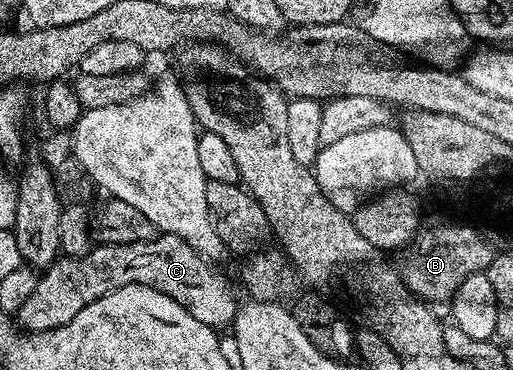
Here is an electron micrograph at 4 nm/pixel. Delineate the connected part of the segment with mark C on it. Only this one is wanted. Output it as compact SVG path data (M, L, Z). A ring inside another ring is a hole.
M161 233L149 240L148 243L124 243L124 244L101 244L93 247L86 255L80 259L62 256L55 260L50 267L43 271L37 279L37 284L28 300L22 304L16 313L17 323L27 331L43 332L44 330L55 329L56 326L67 325L68 322L76 318L85 306L92 302L106 297L114 290L123 286L142 285L151 286L154 290L166 294L174 302L180 303L194 318L199 319L213 328L233 325L234 316L240 307L239 301L234 301L234 292L230 289L230 284L225 276L218 272L211 261L199 254L192 246L188 246L186 240L175 235Z

